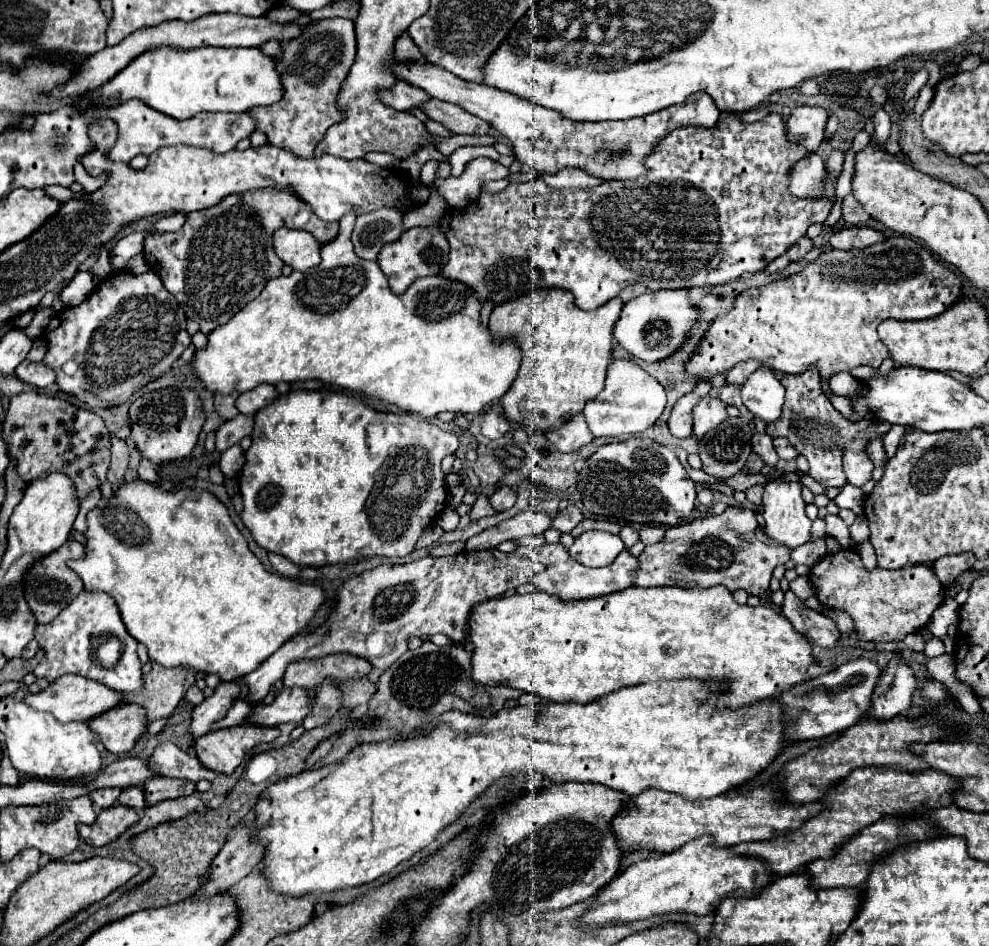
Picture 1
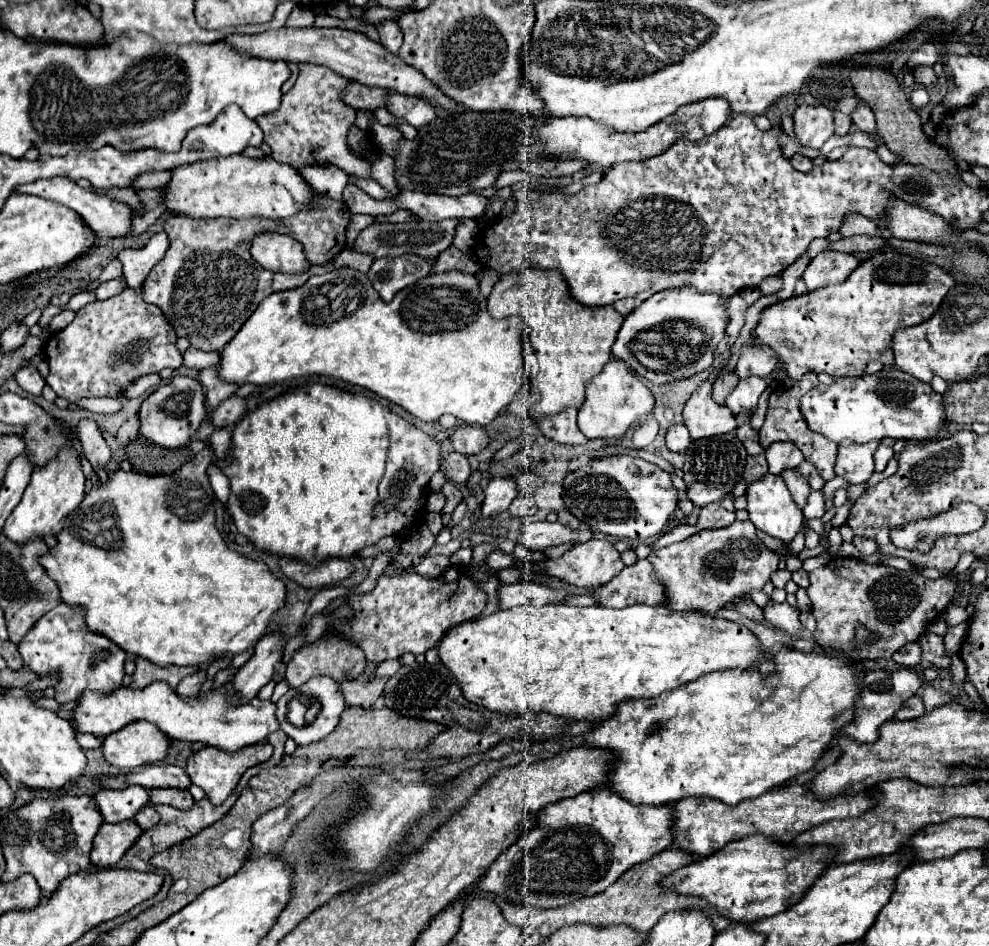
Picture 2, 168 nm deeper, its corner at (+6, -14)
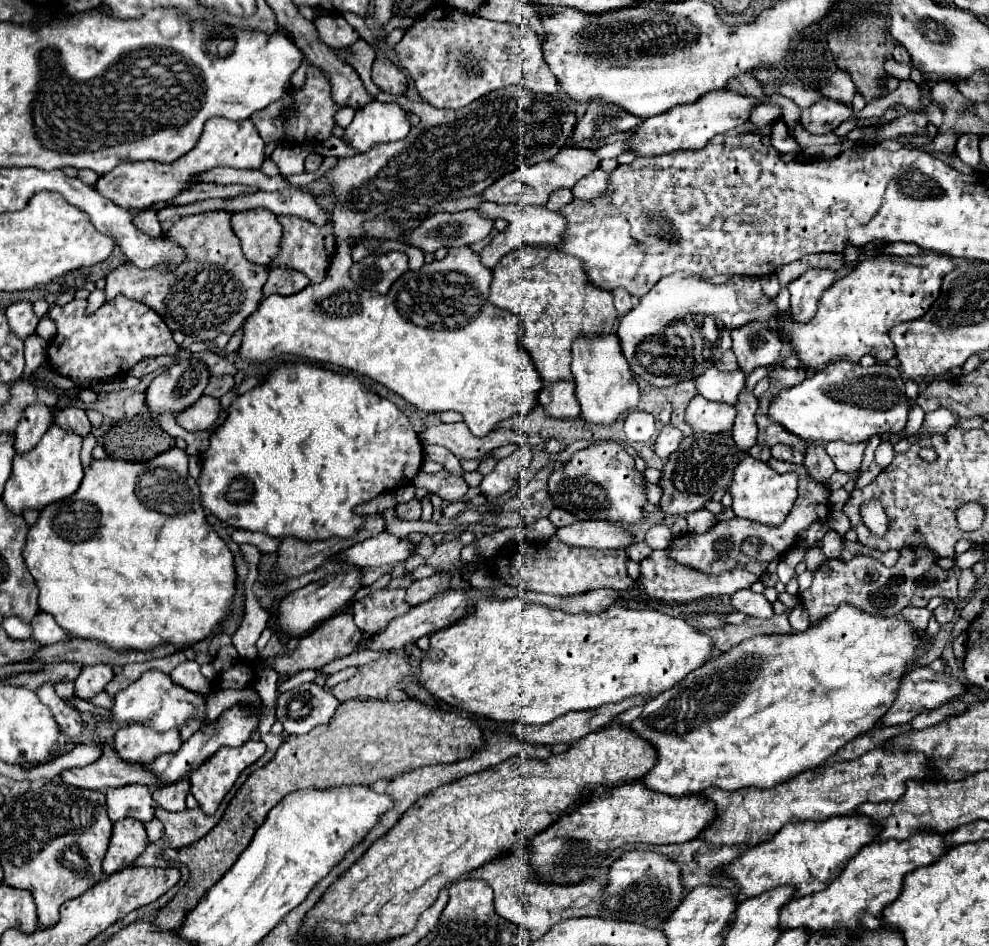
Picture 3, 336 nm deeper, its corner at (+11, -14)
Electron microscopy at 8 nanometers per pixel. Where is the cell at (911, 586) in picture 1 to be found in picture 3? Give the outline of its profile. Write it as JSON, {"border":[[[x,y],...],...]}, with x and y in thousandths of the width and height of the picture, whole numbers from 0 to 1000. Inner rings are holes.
{"border":[[[918,579],[912,581],[910,592],[902,600],[896,600],[894,596],[878,588],[863,588],[859,594],[845,596],[841,596],[841,592],[835,592],[823,605],[823,615],[817,624],[811,626],[809,634],[819,649],[819,660],[823,662],[831,653],[841,649],[851,636],[884,651],[908,651],[918,641],[936,641],[942,630],[965,634],[969,630],[967,607],[963,603],[950,603],[946,598],[946,588],[936,579]],[[928,584],[934,588],[928,588]]]}

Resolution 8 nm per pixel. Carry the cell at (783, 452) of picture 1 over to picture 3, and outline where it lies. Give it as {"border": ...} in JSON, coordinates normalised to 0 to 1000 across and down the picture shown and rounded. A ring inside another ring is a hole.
{"border":[[[787,469],[787,471],[781,471],[781,484],[793,486],[793,488],[801,488],[801,490],[811,490],[813,480],[811,480],[811,478],[807,478],[807,476],[803,476],[801,471]]]}

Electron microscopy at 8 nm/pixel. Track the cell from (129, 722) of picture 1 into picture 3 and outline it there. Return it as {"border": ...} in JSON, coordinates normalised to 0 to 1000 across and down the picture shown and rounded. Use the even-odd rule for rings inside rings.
{"border":[[[129,765],[115,778],[115,795],[131,808],[148,810],[160,799],[178,795],[184,789],[182,774],[156,774],[144,765]]]}

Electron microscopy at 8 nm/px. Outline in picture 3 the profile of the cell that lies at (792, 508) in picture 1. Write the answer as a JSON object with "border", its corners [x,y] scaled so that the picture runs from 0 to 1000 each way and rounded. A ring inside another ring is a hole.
{"border":[[[754,482],[742,497],[742,507],[738,514],[738,522],[742,526],[740,539],[748,548],[756,548],[756,550],[777,554],[777,556],[787,556],[795,550],[805,529],[805,510],[807,510],[807,503],[803,499],[787,501],[775,488]]]}

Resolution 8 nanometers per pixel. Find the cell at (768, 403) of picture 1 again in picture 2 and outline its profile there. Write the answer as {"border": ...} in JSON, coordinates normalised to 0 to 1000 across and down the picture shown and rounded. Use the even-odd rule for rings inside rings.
{"border":[[[757,397],[755,402],[747,402],[743,412],[735,416],[733,429],[739,431],[741,438],[747,438],[749,433],[765,433],[765,423],[774,410],[776,406],[767,397]]]}

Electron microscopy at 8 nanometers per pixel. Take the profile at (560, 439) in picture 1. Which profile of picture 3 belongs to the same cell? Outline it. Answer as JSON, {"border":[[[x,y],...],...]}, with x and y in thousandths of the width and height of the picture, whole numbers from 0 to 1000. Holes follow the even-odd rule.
{"border":[[[580,404],[560,406],[546,412],[544,427],[556,444],[584,444],[584,425],[580,423]]]}

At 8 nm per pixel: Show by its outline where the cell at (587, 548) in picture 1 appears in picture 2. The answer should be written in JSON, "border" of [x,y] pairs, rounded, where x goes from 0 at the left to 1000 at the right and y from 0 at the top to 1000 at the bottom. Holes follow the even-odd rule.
{"border":[[[600,569],[594,575],[579,577],[577,581],[573,581],[569,588],[565,588],[561,592],[553,592],[549,607],[555,611],[563,611],[563,613],[577,617],[577,619],[604,622],[606,617],[614,617],[616,613],[620,613],[620,609],[624,609],[630,600],[632,600],[632,596],[628,594],[628,586],[622,581],[620,573]]]}

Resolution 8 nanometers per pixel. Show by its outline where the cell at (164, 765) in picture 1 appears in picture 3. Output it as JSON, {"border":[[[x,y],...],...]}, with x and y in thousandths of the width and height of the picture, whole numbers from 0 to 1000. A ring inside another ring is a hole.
{"border":[[[107,786],[103,799],[83,812],[71,812],[63,816],[63,825],[89,835],[107,835],[121,833],[129,829],[146,829],[146,831],[162,831],[162,820],[148,812],[140,812],[138,808],[127,808],[115,799],[115,793]]]}

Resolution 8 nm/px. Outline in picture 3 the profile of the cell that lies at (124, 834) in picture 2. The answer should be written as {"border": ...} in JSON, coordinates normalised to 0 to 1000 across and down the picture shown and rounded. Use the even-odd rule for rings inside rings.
{"border":[[[125,865],[115,869],[111,892],[103,909],[105,924],[113,924],[117,920],[131,915],[131,911],[146,901],[148,892],[150,888],[148,888],[148,877],[144,869],[135,865]]]}

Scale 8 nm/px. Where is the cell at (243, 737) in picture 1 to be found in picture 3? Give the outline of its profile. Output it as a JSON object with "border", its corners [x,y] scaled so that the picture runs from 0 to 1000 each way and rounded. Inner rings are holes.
{"border":[[[251,782],[247,784],[243,791],[235,791],[235,789],[224,789],[218,797],[214,797],[208,805],[204,805],[202,810],[198,810],[196,814],[192,814],[190,818],[190,825],[194,827],[194,839],[196,844],[200,846],[202,854],[208,858],[208,860],[216,860],[224,848],[224,844],[229,841],[229,837],[237,831],[237,827],[241,825],[243,816],[247,812],[251,812],[255,805],[259,805],[265,797],[269,795],[269,786],[267,784],[259,784],[259,782]]]}

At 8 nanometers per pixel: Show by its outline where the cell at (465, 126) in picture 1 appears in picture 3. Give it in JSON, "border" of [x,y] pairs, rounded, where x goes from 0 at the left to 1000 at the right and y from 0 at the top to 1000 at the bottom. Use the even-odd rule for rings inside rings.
{"border":[[[380,61],[378,70],[376,70],[376,87],[392,99],[411,99],[413,93],[413,85],[406,78],[406,74],[402,74],[394,63],[390,61]]]}

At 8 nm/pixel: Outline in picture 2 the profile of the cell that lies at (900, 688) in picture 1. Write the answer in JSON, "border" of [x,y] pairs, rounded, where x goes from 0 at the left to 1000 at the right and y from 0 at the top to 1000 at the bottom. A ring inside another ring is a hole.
{"border":[[[923,736],[921,740],[917,740],[917,744],[913,744],[913,748],[905,755],[905,761],[925,761],[929,757],[935,755],[935,746],[931,736]]]}

